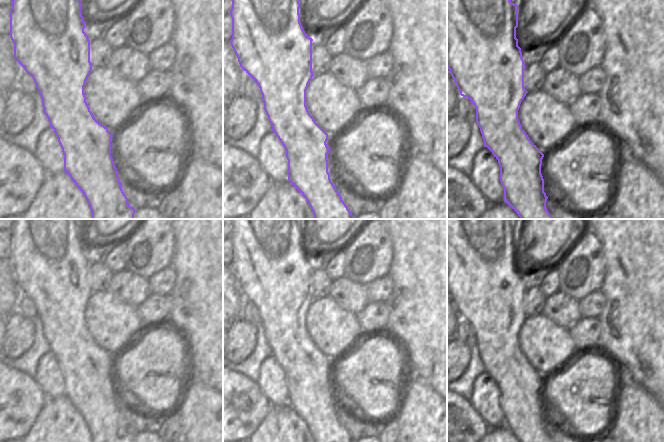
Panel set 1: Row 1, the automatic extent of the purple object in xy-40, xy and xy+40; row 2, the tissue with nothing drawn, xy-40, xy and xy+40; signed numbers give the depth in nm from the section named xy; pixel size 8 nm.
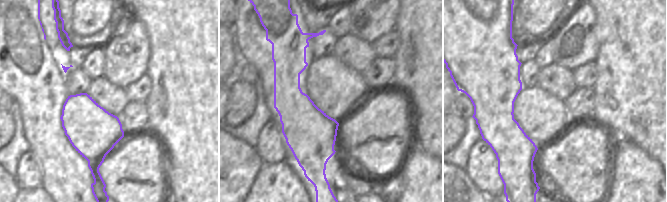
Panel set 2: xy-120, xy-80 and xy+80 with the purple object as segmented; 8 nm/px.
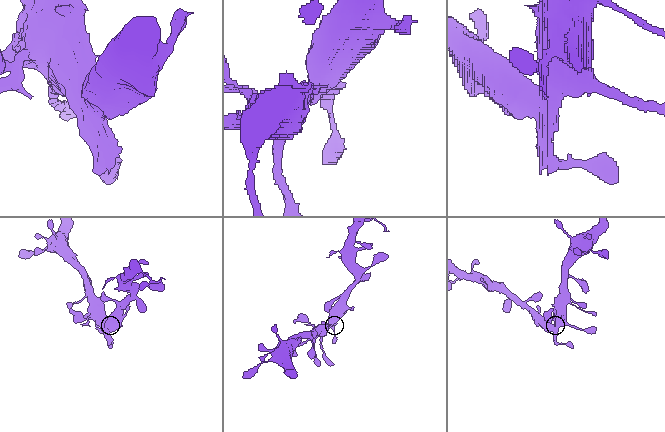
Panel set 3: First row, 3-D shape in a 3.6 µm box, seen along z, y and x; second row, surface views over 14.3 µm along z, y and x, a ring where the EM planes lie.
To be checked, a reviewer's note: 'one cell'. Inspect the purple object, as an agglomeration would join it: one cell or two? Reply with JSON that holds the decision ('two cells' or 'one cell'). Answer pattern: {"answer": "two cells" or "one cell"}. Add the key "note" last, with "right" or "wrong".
{"answer": "two cells", "note": "wrong"}

